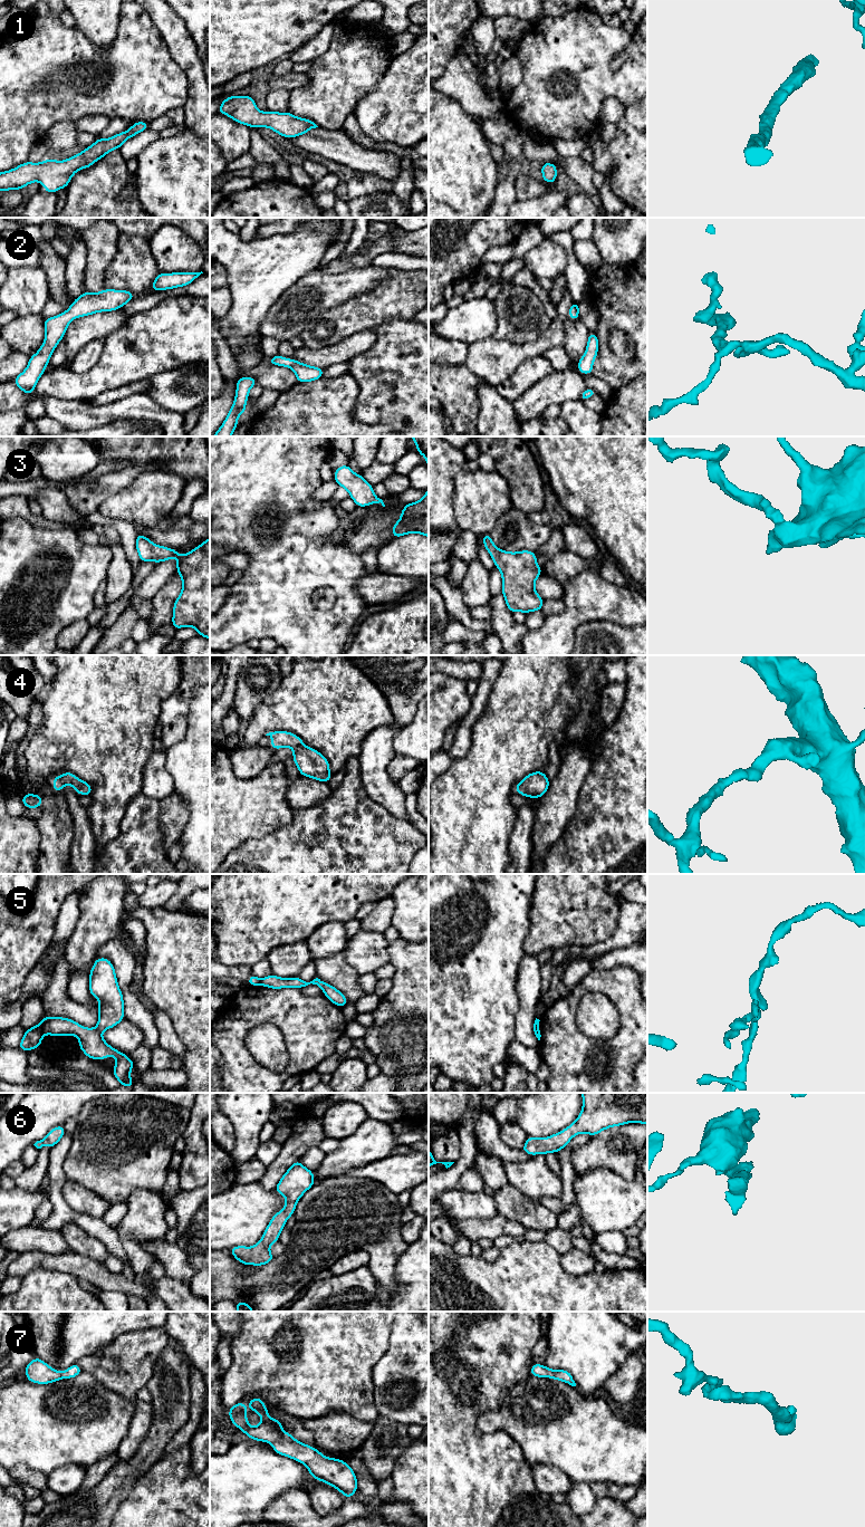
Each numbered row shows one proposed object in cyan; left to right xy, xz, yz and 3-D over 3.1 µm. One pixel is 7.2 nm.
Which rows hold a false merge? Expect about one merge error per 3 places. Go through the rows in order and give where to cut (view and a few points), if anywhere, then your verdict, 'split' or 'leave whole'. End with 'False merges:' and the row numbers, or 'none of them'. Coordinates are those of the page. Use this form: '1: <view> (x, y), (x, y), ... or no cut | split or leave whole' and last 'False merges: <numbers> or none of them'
1: no cut | leave whole
2: no cut | leave whole
3: no cut | leave whole
4: no cut | leave whole
5: xy (40, 1027), (44, 1033) | split
6: no cut | leave whole
7: no cut | leave whole
False merges: 5

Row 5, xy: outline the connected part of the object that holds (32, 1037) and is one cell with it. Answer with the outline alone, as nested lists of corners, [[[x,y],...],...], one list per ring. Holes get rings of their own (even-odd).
[[[36,1025],[25,1031],[25,1035],[19,1044],[19,1048],[25,1051],[36,1049],[41,1045],[44,1037],[42,1029],[39,1025]]]

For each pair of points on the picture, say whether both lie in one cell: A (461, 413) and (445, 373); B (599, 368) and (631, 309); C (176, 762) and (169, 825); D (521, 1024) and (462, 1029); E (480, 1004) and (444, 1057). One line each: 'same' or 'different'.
A: same
B: same
C: different
D: different
E: same

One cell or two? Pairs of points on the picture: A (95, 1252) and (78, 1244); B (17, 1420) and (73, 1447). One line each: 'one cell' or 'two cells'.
A: one cell
B: one cell

